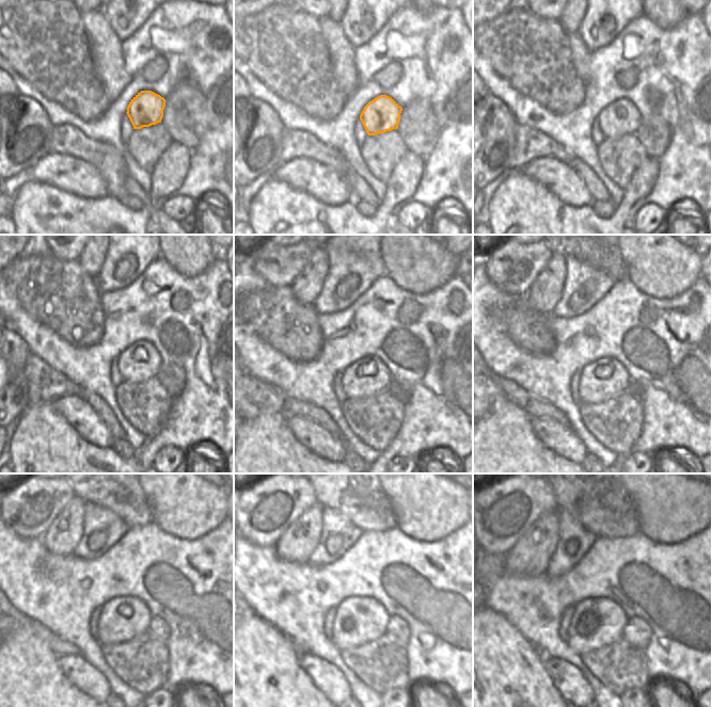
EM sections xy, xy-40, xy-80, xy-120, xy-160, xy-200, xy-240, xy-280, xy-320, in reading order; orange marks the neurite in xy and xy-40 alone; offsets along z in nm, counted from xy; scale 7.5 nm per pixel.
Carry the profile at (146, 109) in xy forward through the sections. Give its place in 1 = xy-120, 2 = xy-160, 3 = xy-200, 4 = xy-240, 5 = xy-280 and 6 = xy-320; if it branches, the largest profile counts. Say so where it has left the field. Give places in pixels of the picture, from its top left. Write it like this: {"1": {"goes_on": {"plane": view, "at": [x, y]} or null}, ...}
{"1": {"goes_on": {"plane": "xy-120", "at": [140, 360]}}, "2": {"goes_on": {"plane": "xy-160", "at": [367, 376]}}, "3": {"goes_on": {"plane": "xy-200", "at": [600, 381]}}, "4": {"goes_on": {"plane": "xy-240", "at": [122, 619]}}, "5": {"goes_on": {"plane": "xy-280", "at": [359, 620]}}, "6": {"goes_on": {"plane": "xy-320", "at": [597, 622]}}}

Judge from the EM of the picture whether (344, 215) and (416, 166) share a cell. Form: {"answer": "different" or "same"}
{"answer": "same"}

